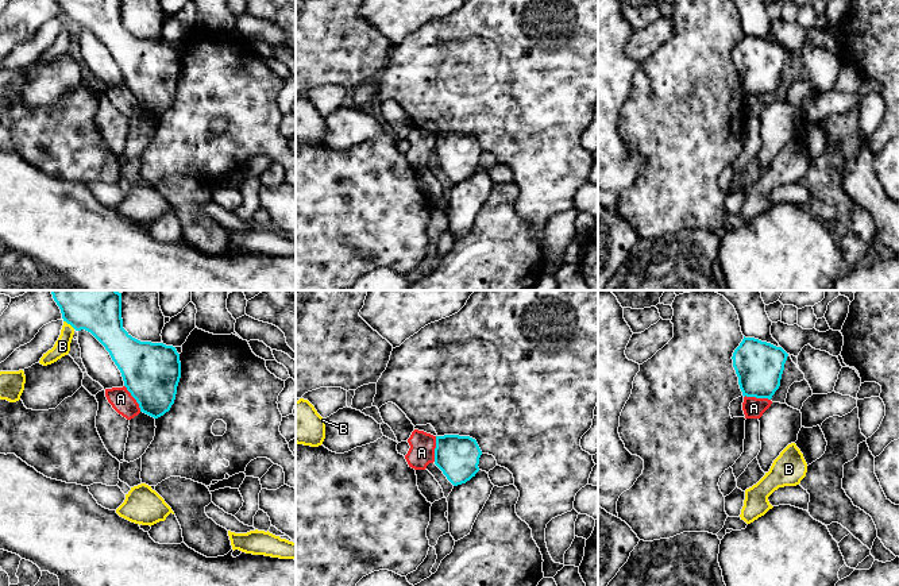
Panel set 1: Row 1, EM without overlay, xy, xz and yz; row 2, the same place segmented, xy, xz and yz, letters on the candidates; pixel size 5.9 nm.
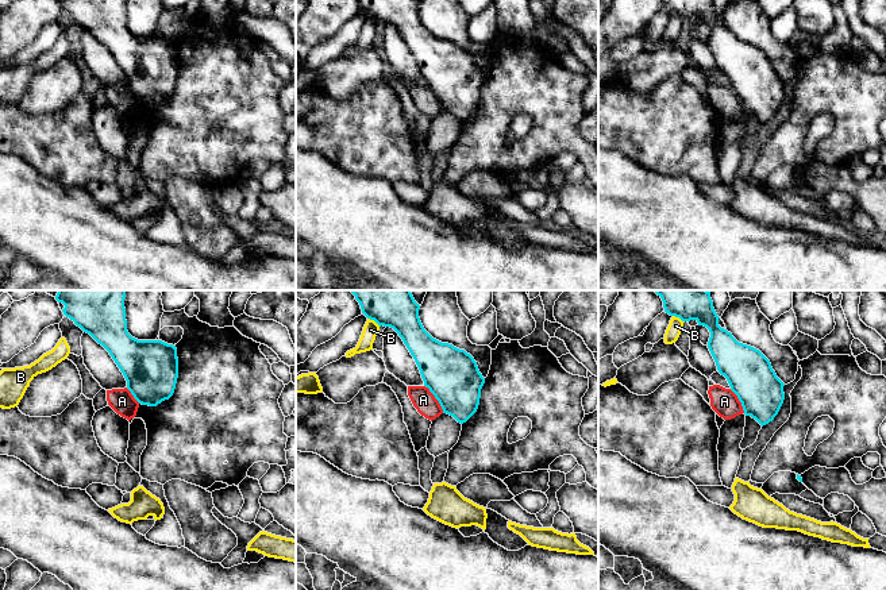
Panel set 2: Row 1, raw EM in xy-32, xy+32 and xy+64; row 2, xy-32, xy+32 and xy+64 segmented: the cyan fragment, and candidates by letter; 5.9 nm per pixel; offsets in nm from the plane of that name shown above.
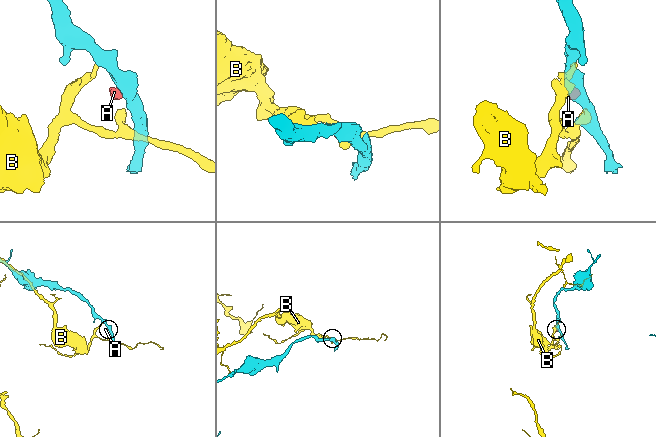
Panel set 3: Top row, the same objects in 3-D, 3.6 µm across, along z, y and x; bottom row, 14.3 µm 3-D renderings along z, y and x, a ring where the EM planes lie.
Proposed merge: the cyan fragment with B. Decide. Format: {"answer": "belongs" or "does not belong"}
{"answer": "does not belong"}

